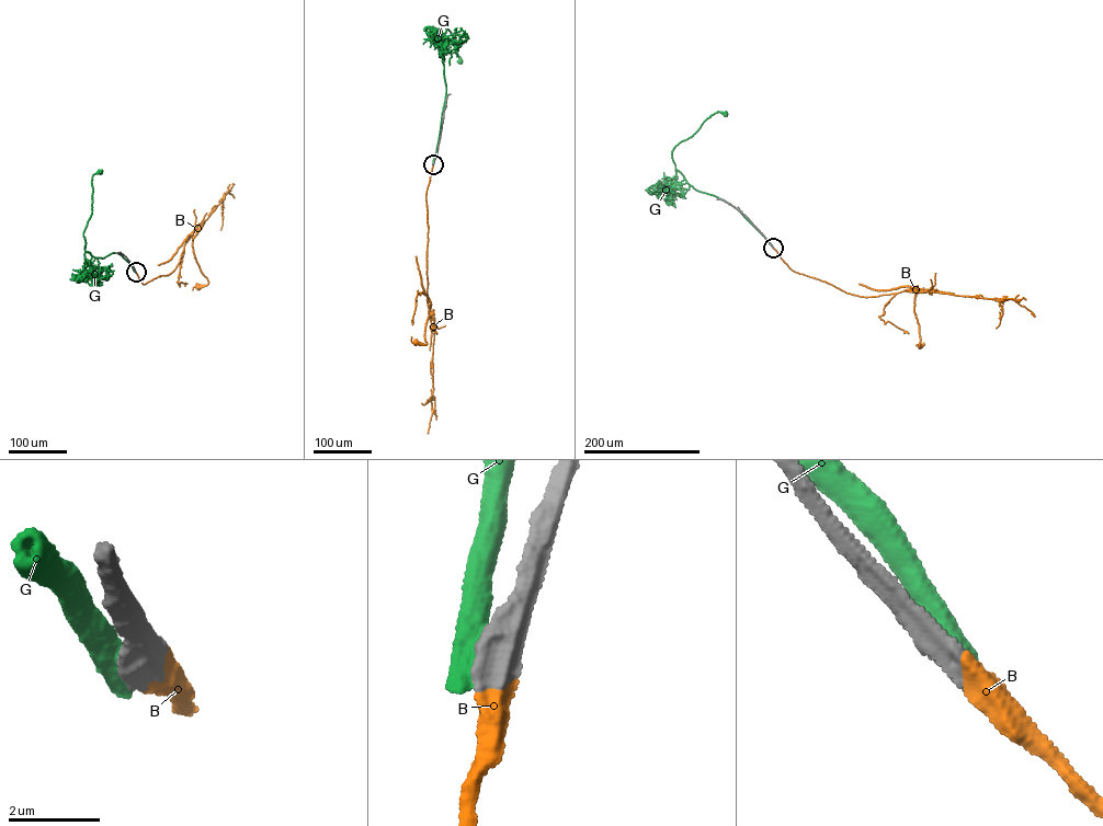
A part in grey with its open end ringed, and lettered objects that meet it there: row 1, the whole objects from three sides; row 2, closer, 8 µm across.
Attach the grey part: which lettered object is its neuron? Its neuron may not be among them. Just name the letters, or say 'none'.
B

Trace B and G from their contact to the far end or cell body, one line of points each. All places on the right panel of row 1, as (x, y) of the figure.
B: (773, 248), (792, 270), (846, 293), (867, 297), (913, 288), (920, 346)
G: (773, 248), (737, 209), (695, 190), (675, 168), (674, 147), (711, 115), (725, 114)

